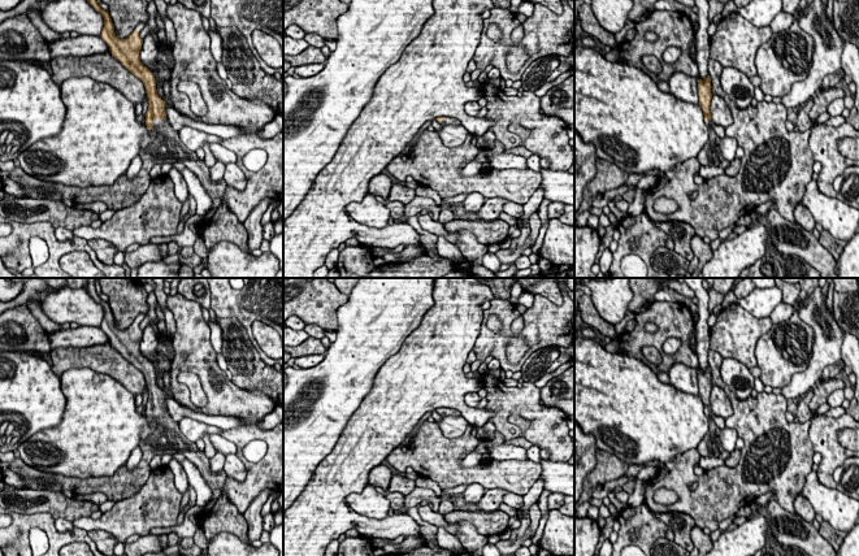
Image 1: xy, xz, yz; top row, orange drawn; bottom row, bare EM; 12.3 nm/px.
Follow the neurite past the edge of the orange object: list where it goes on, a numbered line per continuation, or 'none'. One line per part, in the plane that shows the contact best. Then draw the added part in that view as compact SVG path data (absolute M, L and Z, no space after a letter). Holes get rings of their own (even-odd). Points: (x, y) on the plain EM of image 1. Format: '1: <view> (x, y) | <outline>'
1: xy (224, 516) | M166 411L153 412L159 421L157 429L146 439L140 440L142 459L135 469L129 470L126 464L110 477L77 478L62 474L44 473L26 465L18 451L12 464L1 461L0 469L16 472L23 478L30 490L71 491L74 495L103 492L108 500L121 501L138 494L151 474L149 462L156 455L183 453L201 473L212 492L221 490L221 496L207 512L198 513L198 524L201 525L205 538L211 542L220 533L231 533L242 542L248 542L248 524L244 514L227 499L224 492L227 474L213 472L211 459L200 451L196 443L188 440L181 431L178 422L173 421Z

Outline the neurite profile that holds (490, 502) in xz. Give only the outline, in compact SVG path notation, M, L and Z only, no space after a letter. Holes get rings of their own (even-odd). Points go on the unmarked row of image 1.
M503 488L486 490L482 499L477 503L478 511L481 512L495 512L499 505L504 503L503 498L508 491Z

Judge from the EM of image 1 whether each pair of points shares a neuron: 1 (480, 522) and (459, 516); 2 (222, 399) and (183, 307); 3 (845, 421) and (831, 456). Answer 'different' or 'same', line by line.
1: same
2: same
3: same

